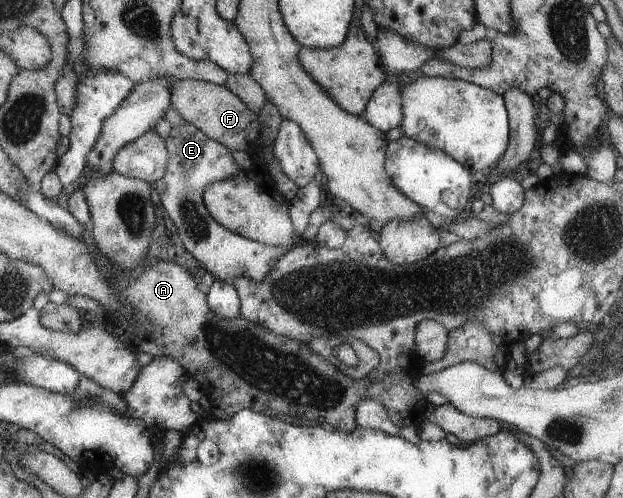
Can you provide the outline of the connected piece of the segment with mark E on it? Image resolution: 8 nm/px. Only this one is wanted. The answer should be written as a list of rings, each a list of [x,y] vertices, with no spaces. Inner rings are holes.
[[[191,123],[175,127],[172,125],[169,136],[166,136],[166,144],[170,156],[163,180],[167,186],[160,197],[165,210],[178,228],[185,250],[195,256],[216,280],[231,283],[233,278],[246,276],[256,283],[265,281],[278,260],[296,244],[284,247],[266,245],[231,232],[211,216],[203,200],[205,188],[208,184],[231,178],[241,172],[230,148],[214,141]]]

